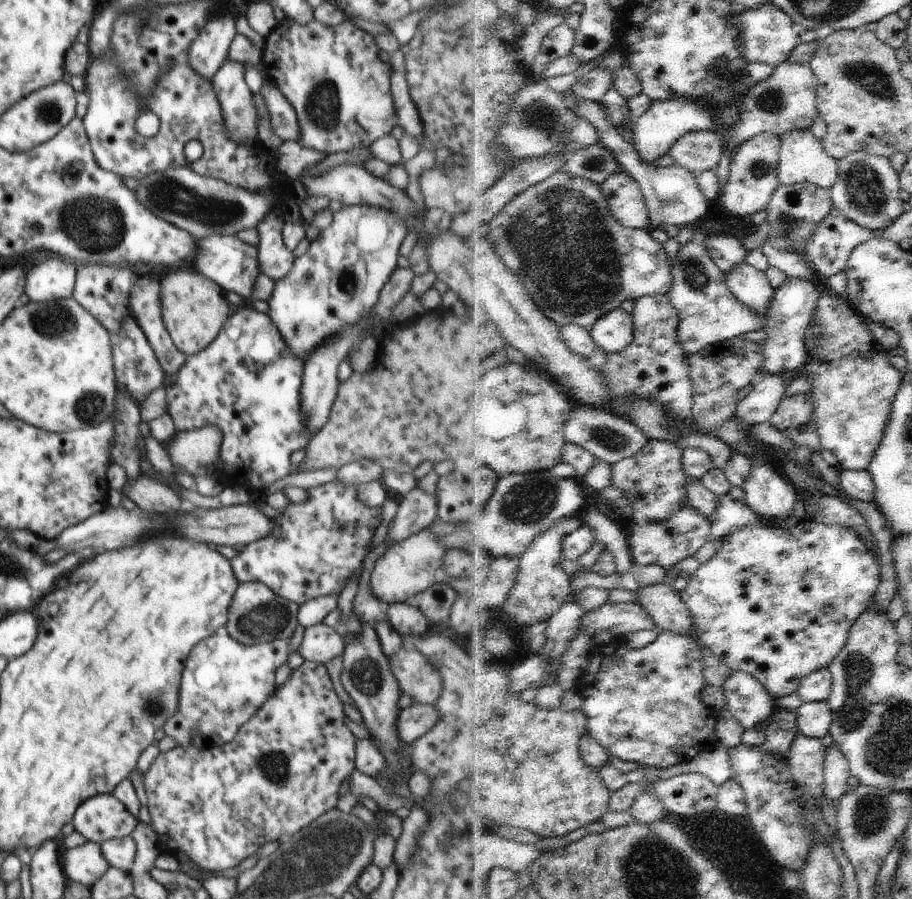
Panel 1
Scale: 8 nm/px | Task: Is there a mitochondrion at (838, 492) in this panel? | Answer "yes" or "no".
no

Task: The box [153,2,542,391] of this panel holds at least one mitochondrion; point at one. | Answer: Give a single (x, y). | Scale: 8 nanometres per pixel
(324, 97)

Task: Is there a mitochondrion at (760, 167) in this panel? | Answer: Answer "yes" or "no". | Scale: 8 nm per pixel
yes

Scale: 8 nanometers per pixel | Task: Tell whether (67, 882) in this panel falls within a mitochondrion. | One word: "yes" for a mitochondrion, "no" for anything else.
no

